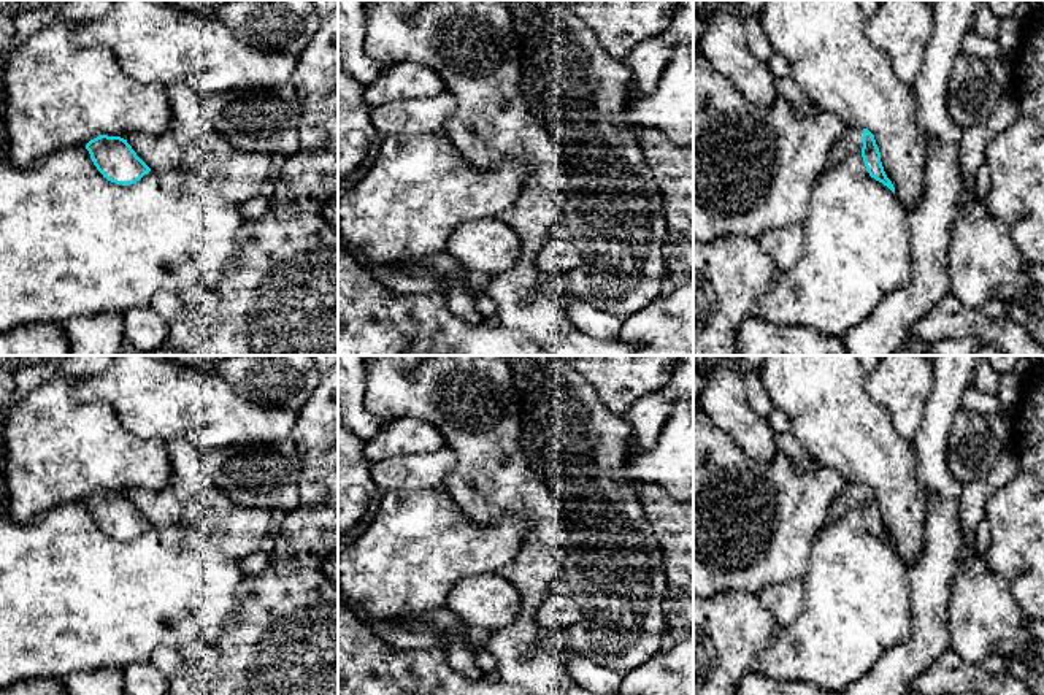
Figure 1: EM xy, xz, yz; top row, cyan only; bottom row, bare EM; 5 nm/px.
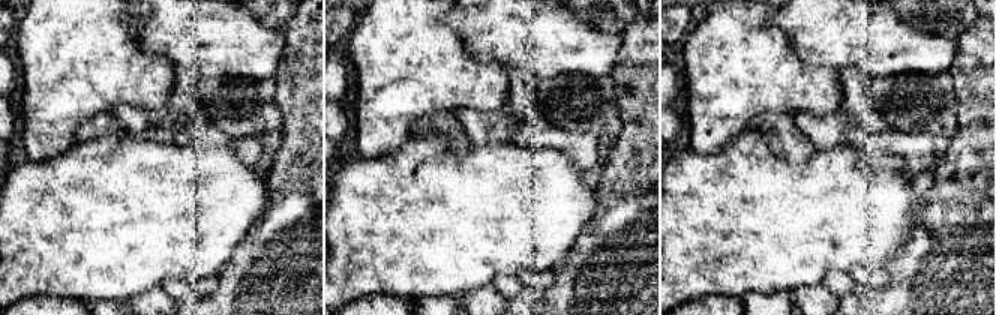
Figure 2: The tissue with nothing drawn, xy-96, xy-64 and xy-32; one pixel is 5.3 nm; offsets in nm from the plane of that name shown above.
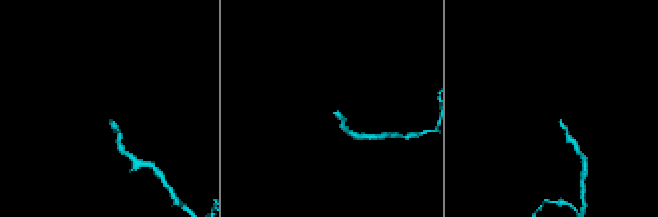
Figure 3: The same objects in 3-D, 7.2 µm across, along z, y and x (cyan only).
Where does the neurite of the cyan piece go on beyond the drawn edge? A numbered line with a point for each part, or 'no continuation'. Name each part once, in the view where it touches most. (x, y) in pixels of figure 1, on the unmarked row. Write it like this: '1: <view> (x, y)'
1: yz (851, 497)

